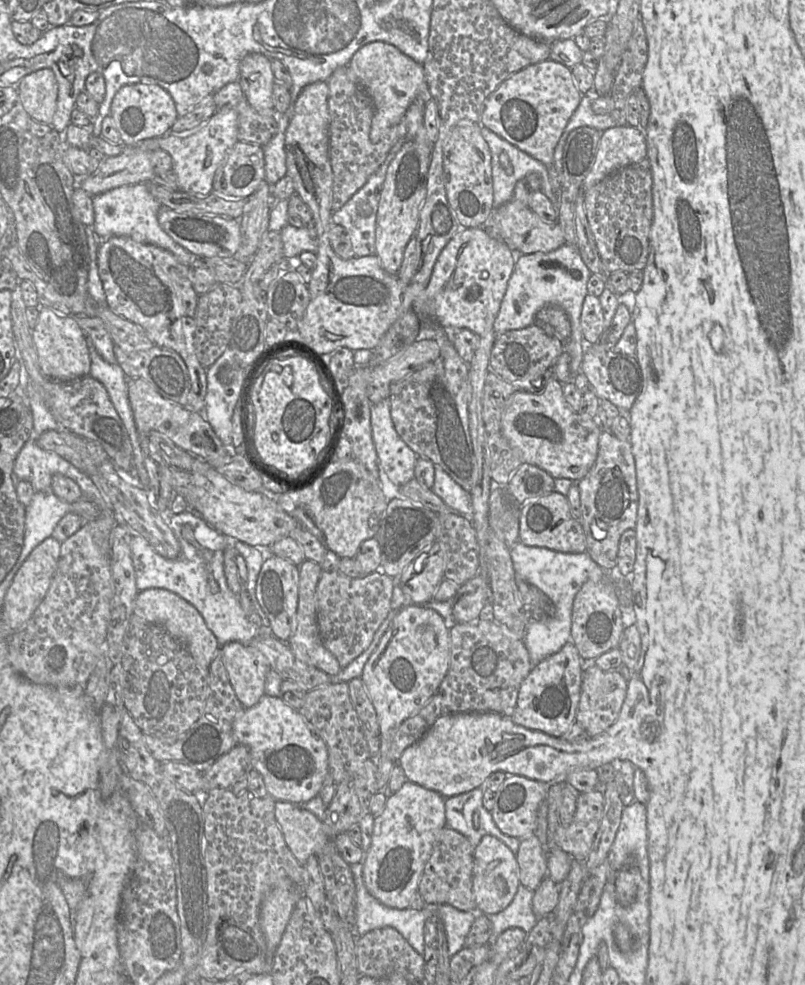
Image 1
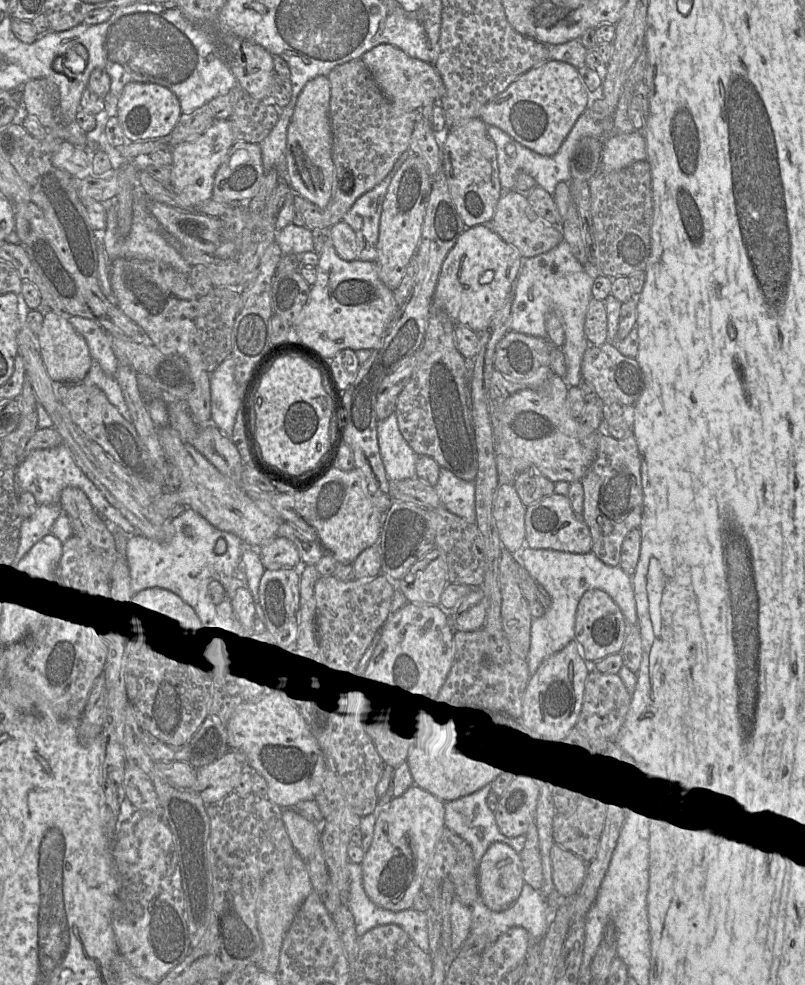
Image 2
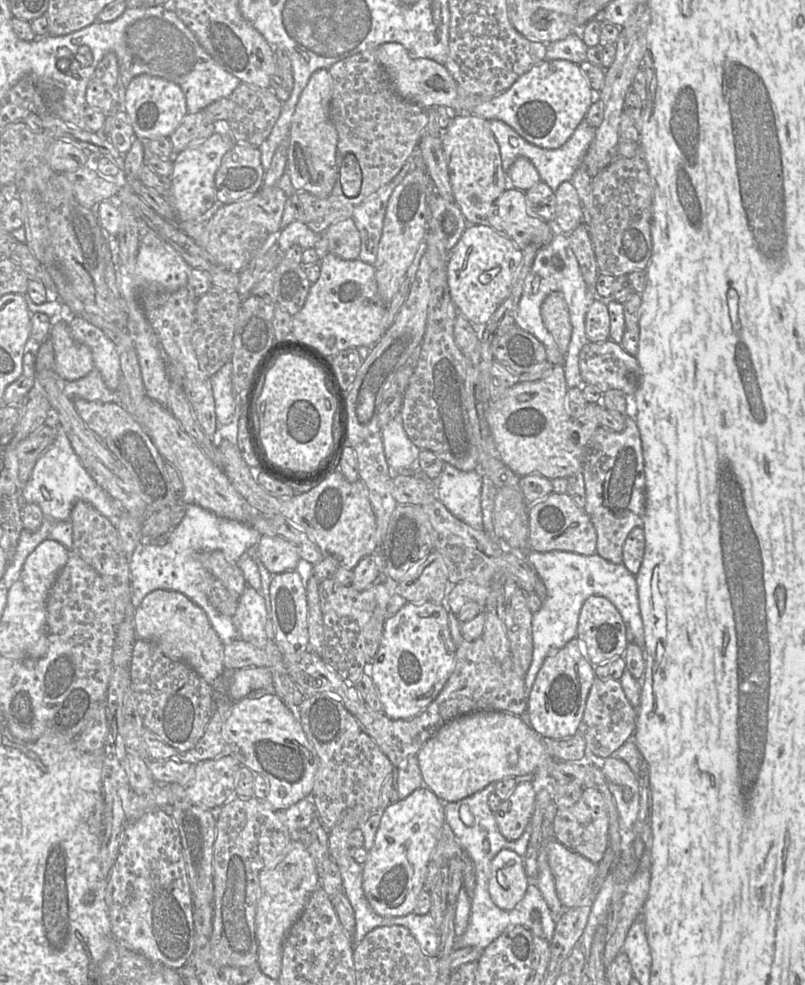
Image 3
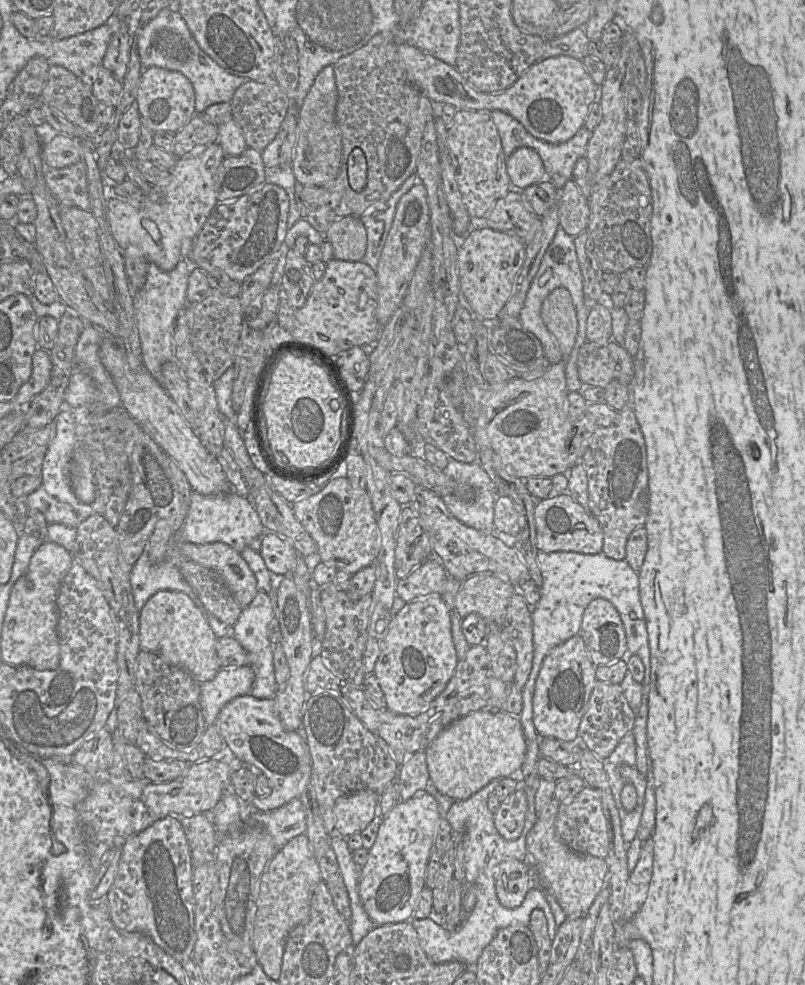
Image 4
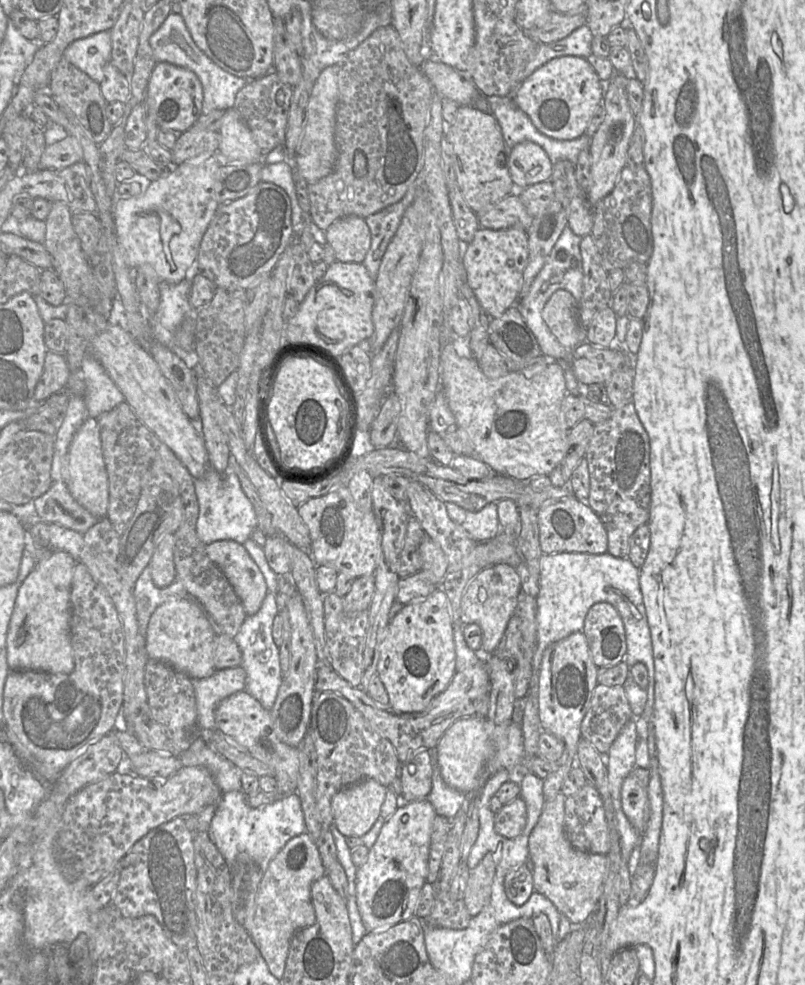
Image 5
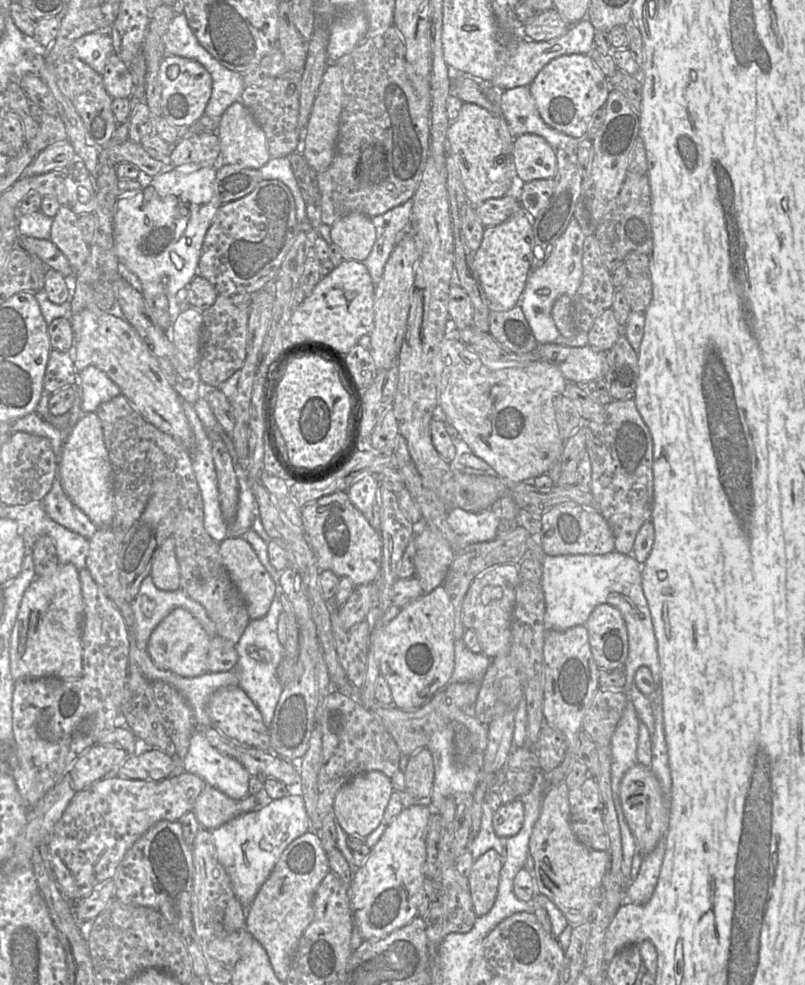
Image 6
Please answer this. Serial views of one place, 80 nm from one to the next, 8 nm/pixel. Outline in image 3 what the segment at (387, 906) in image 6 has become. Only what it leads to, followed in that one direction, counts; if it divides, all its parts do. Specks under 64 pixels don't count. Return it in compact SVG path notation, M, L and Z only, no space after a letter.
M427 787L385 808L374 844L362 865L363 891L377 914L401 917L414 912L444 822L444 803Z

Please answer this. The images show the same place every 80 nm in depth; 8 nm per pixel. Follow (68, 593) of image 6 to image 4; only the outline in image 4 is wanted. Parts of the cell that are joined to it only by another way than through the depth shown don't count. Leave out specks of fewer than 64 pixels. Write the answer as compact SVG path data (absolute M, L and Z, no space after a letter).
M49 540L33 554L26 572L16 581L10 594L1 637L4 663L38 670L55 670L59 666L57 596L73 559L70 551Z

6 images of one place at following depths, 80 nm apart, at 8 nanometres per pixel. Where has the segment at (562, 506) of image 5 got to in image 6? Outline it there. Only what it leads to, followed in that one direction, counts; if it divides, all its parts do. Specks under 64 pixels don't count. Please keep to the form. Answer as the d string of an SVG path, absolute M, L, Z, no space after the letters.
M562 503L541 515L542 546L546 555L605 555L615 551L615 539L606 519L597 509Z

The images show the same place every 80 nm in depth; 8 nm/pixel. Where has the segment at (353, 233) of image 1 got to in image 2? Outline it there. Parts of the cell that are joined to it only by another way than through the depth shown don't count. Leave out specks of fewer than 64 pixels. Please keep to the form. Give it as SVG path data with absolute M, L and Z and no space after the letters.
M409 150L403 153L388 175L373 189L360 196L342 219L356 234L359 260L376 262L380 218L385 195L394 174L410 154Z

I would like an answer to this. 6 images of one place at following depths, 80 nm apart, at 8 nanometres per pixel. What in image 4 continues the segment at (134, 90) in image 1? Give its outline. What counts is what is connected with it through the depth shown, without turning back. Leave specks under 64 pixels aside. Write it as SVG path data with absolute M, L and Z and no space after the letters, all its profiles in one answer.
M157 66L144 68L142 71L135 103L142 125L153 132L176 133L196 114L195 93L191 81L181 72Z

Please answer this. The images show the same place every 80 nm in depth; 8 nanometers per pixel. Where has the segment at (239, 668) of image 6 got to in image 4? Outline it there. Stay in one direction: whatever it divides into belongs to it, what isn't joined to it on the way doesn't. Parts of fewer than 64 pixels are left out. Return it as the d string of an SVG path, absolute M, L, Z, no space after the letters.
M258 592L249 606L242 609L237 622L231 628L231 635L249 654L249 665L255 673L255 680L250 694L257 699L275 698L277 683L273 665L273 646L268 638L268 624L273 618L271 600L267 593Z

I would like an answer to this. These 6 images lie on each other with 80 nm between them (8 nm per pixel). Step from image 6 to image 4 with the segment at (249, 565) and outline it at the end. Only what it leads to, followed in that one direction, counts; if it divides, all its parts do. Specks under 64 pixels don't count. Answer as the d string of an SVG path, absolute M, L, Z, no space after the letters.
M174 541L181 552L197 564L216 572L242 608L258 593L257 580L241 553L223 542L195 544Z

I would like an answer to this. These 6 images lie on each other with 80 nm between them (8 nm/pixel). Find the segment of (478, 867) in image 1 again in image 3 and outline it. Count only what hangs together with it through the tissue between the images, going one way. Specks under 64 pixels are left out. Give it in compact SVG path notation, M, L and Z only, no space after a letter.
M509 849L499 851L491 861L489 893L492 901L502 910L512 910L524 897L531 880L528 878L523 857Z

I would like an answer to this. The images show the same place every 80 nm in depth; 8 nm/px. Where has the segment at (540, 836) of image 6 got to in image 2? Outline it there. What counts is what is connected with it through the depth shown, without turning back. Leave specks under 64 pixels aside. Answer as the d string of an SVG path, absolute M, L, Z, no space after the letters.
M556 843L551 848L551 861L557 894L564 899L571 899L585 879L588 864Z

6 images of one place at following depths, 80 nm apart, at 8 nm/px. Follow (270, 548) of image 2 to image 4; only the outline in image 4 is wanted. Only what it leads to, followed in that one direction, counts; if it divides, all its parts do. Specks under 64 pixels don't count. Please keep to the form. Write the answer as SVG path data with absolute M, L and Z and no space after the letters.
M265 530L260 553L270 572L280 575L291 574L298 554L290 541Z

